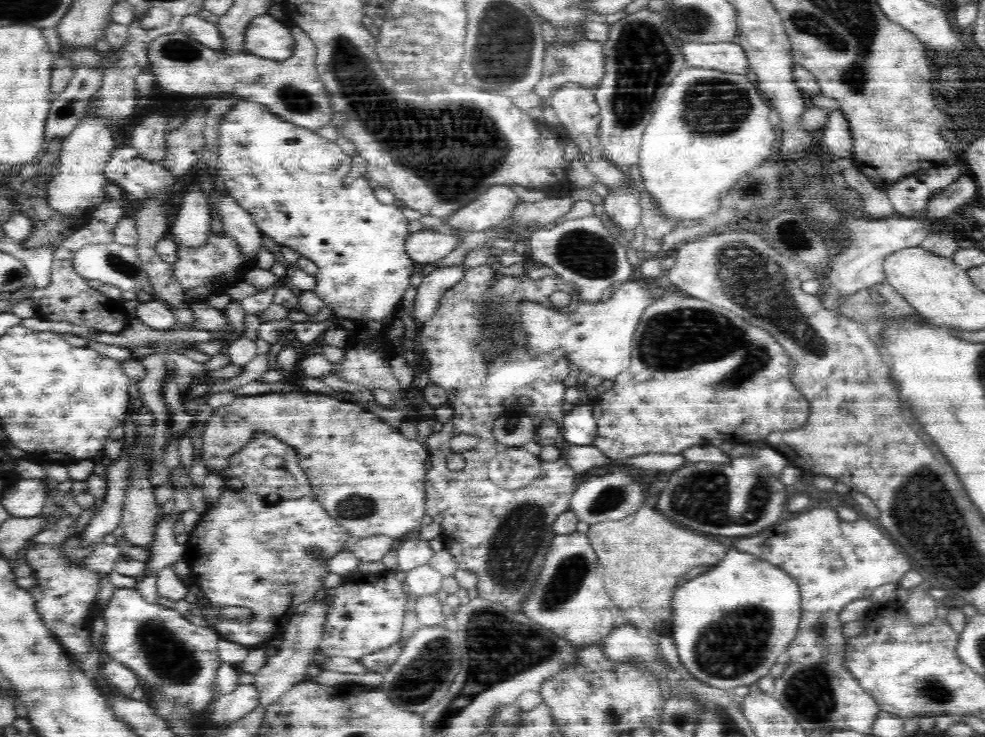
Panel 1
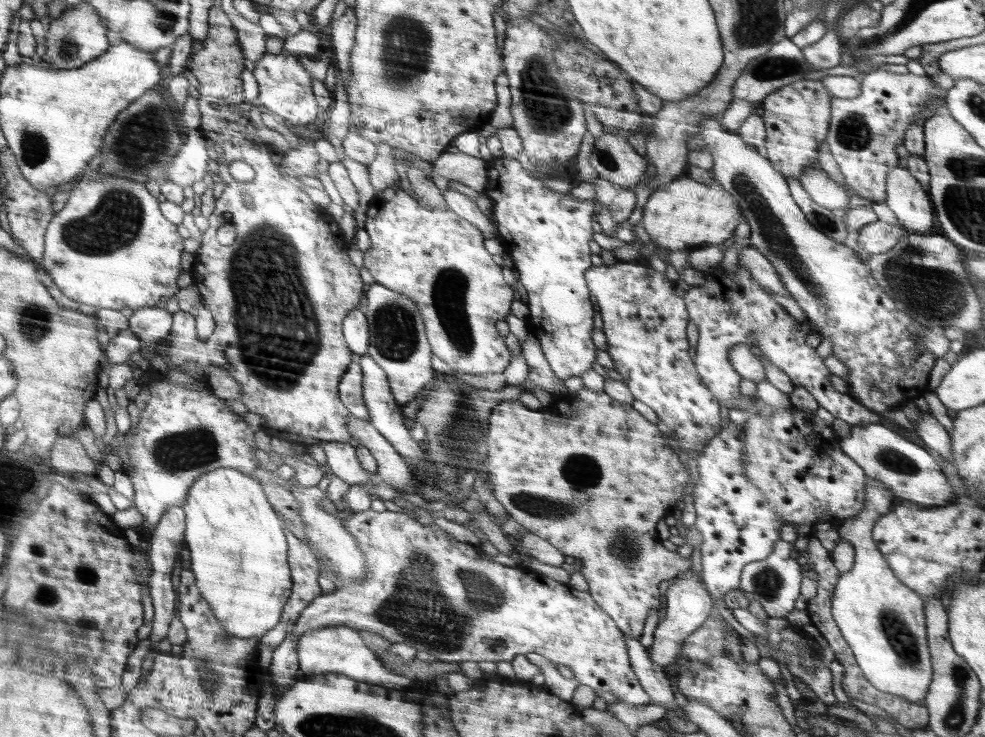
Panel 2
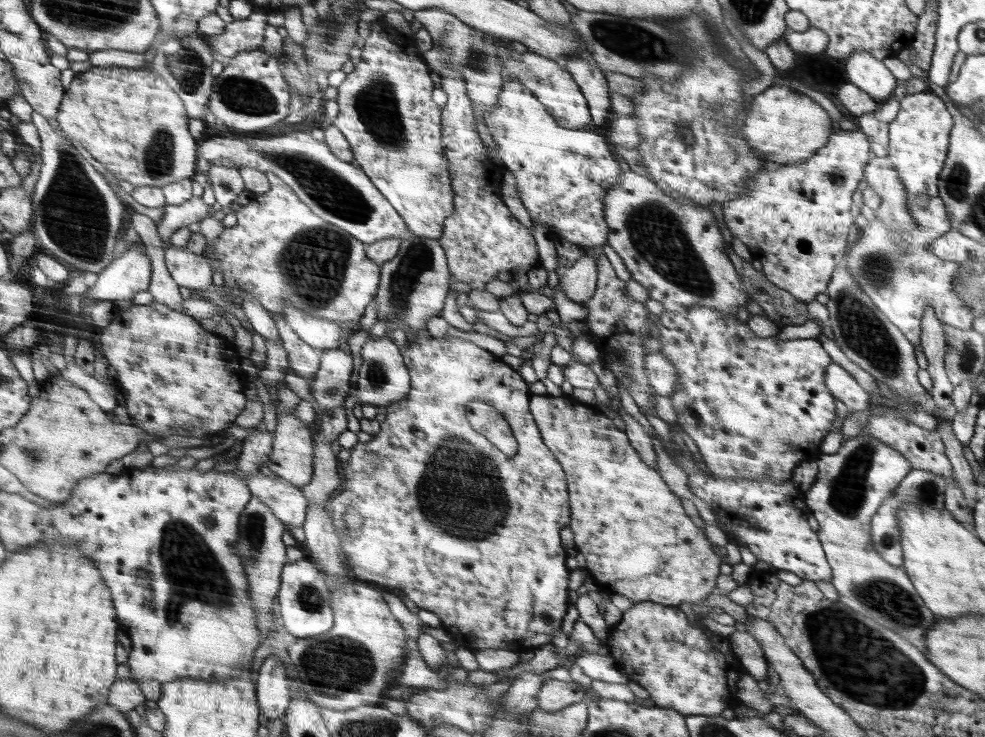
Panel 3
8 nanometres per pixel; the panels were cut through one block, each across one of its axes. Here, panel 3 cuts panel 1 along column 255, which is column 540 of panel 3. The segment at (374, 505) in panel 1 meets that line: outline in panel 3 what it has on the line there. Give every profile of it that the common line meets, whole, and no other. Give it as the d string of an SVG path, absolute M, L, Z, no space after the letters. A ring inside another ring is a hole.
M547 393L542 396L534 395L530 407L546 446L557 456L558 462L561 462L561 466L565 470L570 508L569 527L574 534L573 544L578 553L580 552L586 557L585 569L598 586L599 591L621 594L636 603L650 601L656 602L659 606L672 608L686 606L686 602L692 605L702 604L712 594L712 590L720 591L718 578L722 578L722 566L726 566L727 563L723 558L723 551L714 544L714 538L710 538L710 533L707 534L706 529L700 530L686 514L686 508L682 504L682 494L674 494L674 486L670 486L670 482L666 482L666 478L662 478L662 470L659 470L657 465L650 466L649 463L642 461L641 455L630 442L626 430L622 430L622 426L618 426L618 422L614 422L614 418L610 418L610 414L603 414L597 405L587 406L586 402L578 402L572 393L563 393L559 397Z

